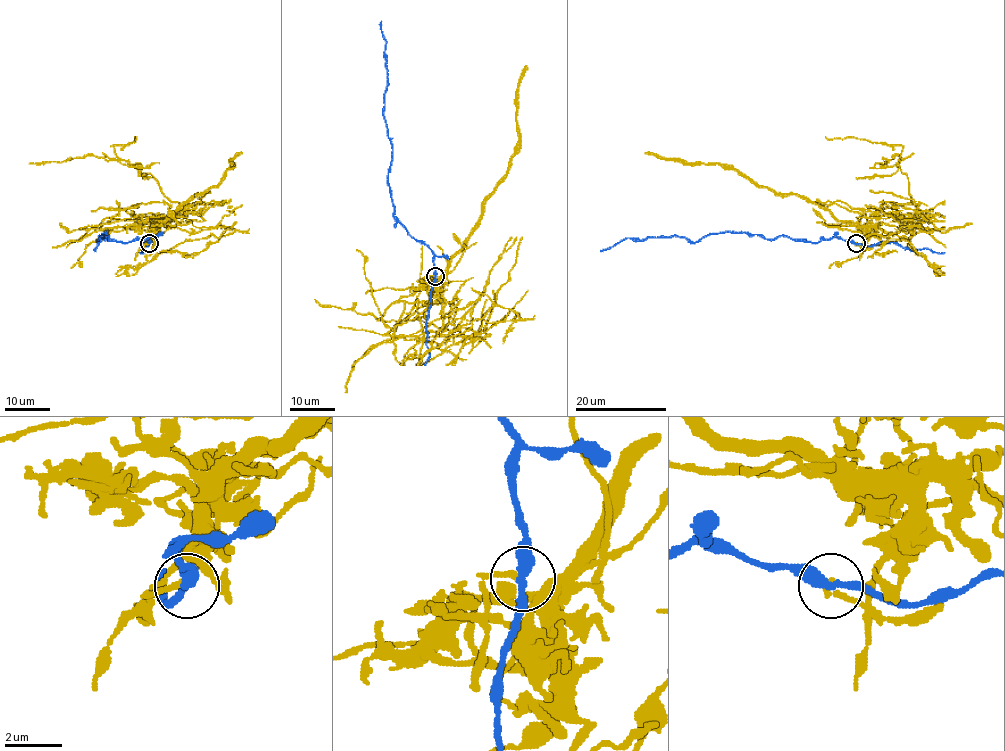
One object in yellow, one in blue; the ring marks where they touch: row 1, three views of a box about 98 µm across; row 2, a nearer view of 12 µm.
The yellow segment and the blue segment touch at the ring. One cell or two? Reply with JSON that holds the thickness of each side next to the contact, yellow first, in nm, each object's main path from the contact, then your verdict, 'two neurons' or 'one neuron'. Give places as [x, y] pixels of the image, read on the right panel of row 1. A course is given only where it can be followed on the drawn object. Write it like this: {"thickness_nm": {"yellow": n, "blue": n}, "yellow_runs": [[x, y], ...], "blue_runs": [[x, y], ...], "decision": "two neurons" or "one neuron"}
{"thickness_nm": {"yellow": 200, "blue": 360}, "yellow_runs": [[856, 243], [860, 245], [882, 222], [906, 233], [915, 227], [916, 205], [899, 166], [901, 158], [879, 164]], "blue_runs": [[856, 243], [832, 236], [804, 242], [724, 232], [695, 242], [674, 235], [625, 237], [600, 251]], "decision": "two neurons"}

